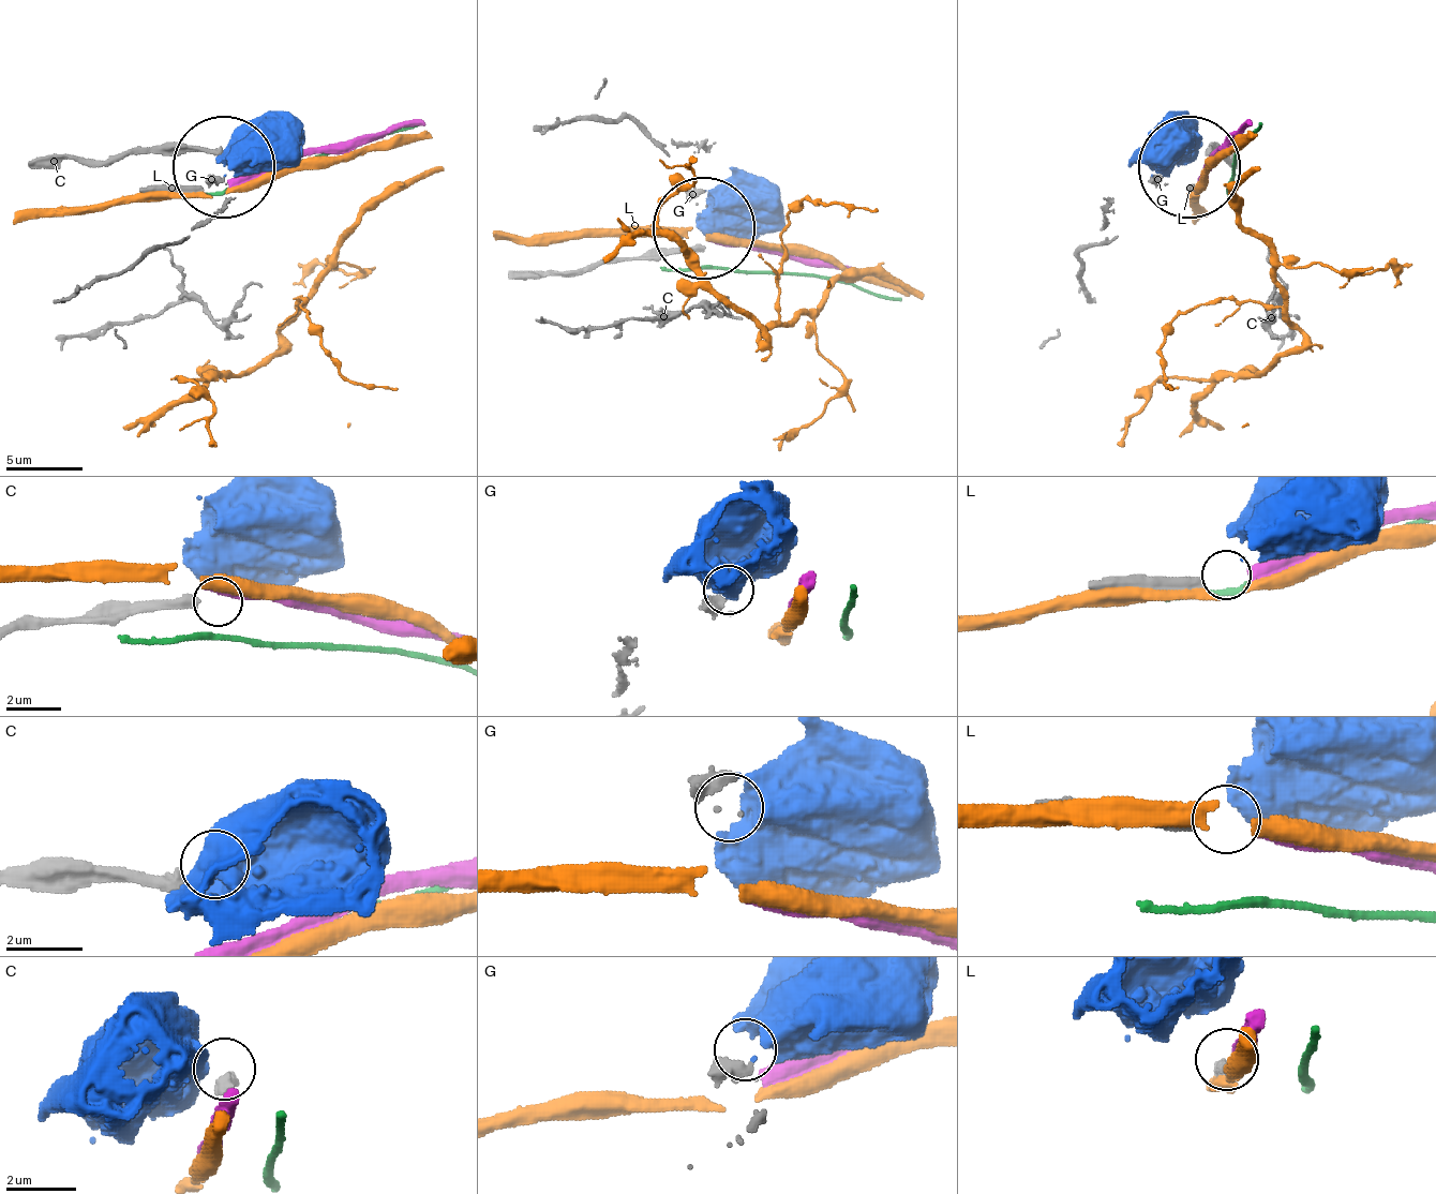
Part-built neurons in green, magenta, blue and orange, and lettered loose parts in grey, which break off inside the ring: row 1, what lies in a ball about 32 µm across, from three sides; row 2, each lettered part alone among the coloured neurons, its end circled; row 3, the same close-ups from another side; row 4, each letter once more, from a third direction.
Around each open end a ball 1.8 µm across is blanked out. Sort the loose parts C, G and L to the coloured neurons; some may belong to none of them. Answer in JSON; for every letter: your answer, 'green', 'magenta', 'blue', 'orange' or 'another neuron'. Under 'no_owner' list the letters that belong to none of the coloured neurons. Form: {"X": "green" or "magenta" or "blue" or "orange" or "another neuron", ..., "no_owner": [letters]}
{"C": "another neuron", "G": "blue", "L": "magenta", "no_owner": ["C"]}

